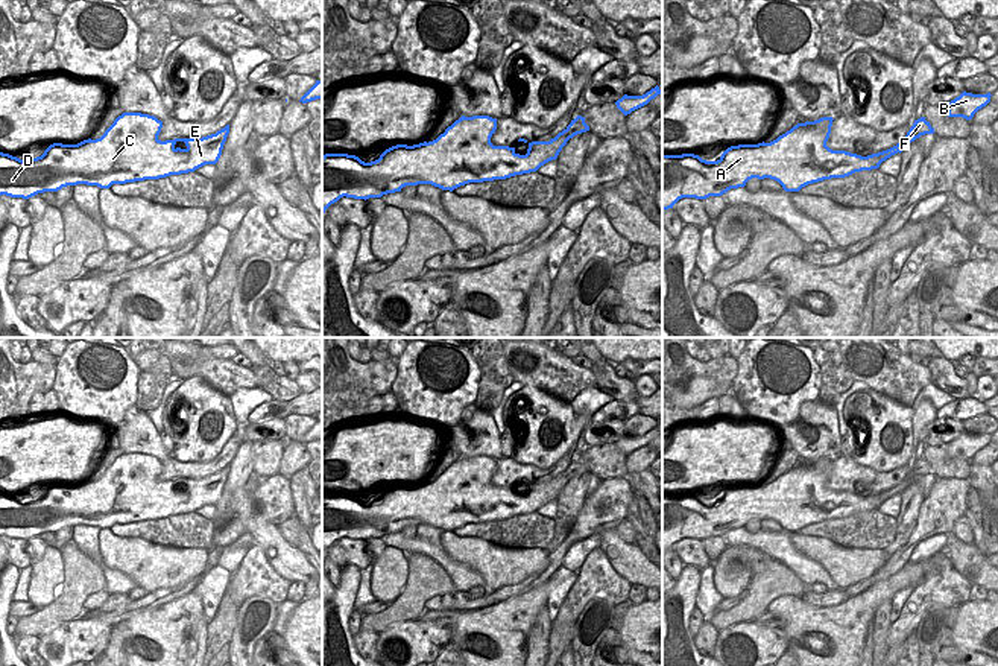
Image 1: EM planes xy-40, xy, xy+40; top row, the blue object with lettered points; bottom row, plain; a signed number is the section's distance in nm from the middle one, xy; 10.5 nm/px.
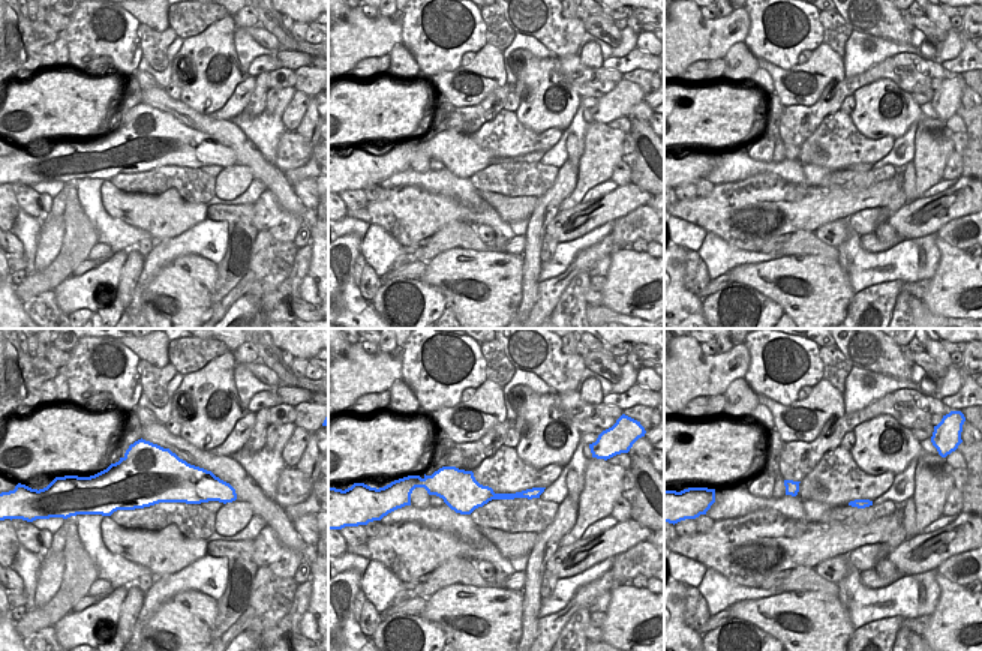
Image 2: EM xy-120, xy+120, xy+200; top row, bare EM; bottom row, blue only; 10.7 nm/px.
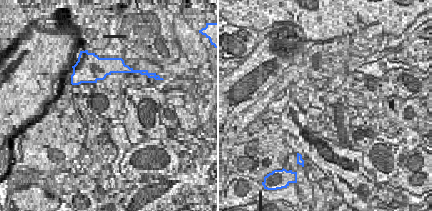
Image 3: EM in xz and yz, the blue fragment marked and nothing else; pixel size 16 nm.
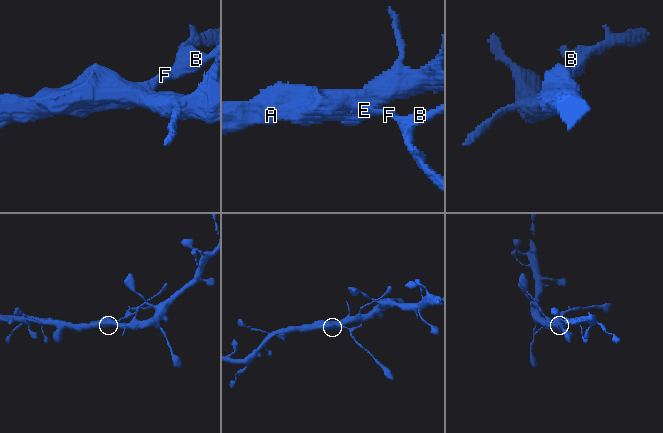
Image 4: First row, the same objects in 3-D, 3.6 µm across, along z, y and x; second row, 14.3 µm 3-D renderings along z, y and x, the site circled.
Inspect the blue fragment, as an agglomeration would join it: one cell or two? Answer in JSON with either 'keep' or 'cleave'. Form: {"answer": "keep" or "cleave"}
{"answer": "cleave"}

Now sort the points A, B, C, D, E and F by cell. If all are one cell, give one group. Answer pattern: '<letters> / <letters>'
A C D E / B F

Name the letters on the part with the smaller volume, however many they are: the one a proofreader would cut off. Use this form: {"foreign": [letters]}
{"foreign": ["B", "F"]}

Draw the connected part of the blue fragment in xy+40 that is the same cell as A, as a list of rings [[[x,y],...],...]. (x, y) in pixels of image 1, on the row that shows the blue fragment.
[[[832,117],[797,123],[770,143],[728,147],[717,161],[694,154],[662,155],[662,211],[682,198],[706,199],[731,189],[744,187],[752,178],[778,181],[785,192],[855,172],[878,169],[883,161],[901,154],[911,140],[861,157],[826,146]]]

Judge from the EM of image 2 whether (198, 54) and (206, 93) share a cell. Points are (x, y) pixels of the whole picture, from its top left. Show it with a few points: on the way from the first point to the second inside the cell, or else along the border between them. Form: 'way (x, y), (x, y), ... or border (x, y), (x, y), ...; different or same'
way (204, 63), (206, 84); same

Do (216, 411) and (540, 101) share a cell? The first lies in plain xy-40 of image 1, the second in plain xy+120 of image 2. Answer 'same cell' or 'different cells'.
same cell

